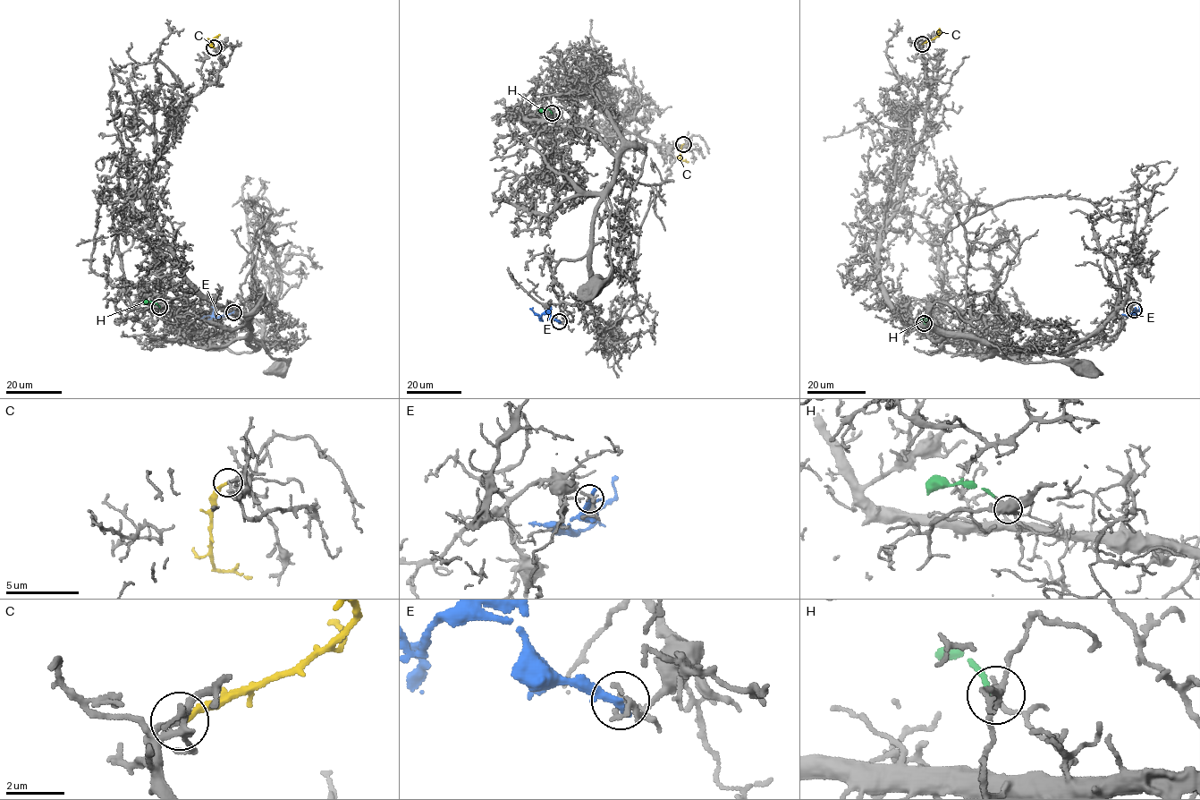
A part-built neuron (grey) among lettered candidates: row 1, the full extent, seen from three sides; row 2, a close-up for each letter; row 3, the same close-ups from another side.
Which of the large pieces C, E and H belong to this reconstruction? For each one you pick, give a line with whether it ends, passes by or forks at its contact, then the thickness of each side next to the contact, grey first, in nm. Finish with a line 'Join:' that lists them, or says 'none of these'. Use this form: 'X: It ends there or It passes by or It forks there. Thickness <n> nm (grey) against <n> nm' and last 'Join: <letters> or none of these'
C: It ends there. Thickness 200 nm (grey) against 180 nm
Join: C

